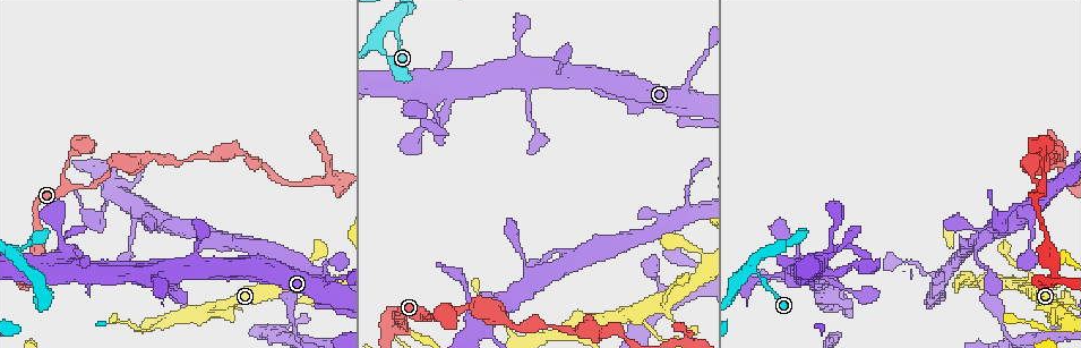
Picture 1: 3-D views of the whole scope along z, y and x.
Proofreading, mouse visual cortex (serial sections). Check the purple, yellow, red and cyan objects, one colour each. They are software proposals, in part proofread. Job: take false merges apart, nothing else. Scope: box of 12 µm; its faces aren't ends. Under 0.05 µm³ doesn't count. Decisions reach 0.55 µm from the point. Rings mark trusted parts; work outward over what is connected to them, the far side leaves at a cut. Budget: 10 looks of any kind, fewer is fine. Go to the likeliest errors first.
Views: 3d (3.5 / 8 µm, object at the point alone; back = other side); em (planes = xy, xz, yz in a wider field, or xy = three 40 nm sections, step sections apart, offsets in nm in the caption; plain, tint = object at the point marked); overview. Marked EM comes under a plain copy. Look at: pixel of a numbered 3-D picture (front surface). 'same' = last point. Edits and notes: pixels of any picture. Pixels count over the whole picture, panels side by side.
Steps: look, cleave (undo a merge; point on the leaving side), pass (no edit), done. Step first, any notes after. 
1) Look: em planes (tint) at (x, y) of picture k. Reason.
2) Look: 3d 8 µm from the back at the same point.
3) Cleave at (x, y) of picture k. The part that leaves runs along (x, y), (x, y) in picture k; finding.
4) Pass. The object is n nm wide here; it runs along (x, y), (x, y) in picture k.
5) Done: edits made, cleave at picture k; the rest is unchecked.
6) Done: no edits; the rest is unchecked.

Look: 3d 3.5 µm from the back at (753, 269) of picture 1. Calibre changes.

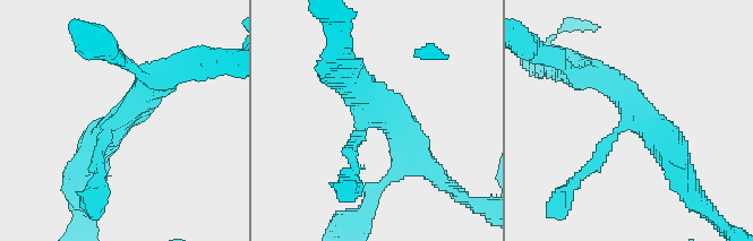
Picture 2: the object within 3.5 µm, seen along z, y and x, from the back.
Look: em xy step 5 (tint) at (119, 119) of picture 2. 3 arms meet here; the arms are 150, 400, 450 nm wide.

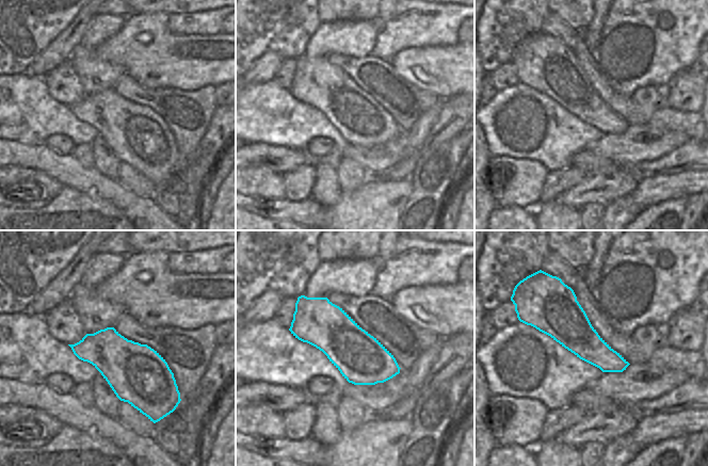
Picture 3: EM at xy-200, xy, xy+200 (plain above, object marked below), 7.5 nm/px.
Pass. It runs along (97, 170), (108, 128), (153, 76) in picture 2; all the same cell.

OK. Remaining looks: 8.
Look: 3d 3.5 µm at (658, 302) of picture 1. Sharp bend.

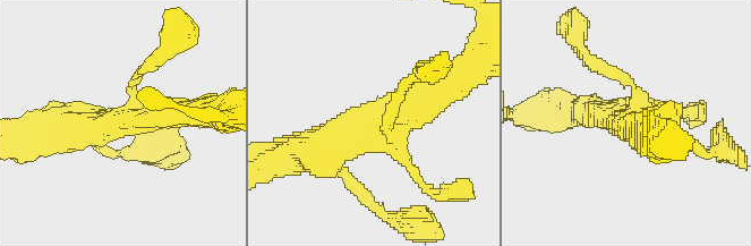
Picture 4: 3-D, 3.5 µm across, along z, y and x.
Look: em xy step 3 (tint) at (371, 122) of picture 4. 4 arms meet here; the arms are 150, 150, 350, 450 nm wide; now the EM.

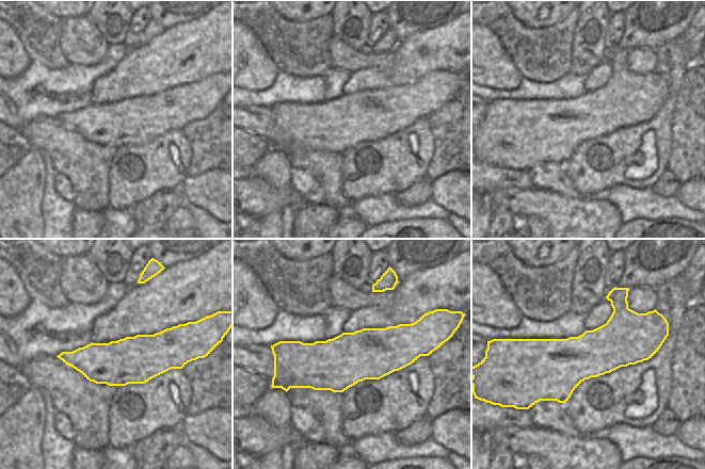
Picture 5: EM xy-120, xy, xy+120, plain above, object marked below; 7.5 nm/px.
Look: em xy step 2 (tint) at the same point.

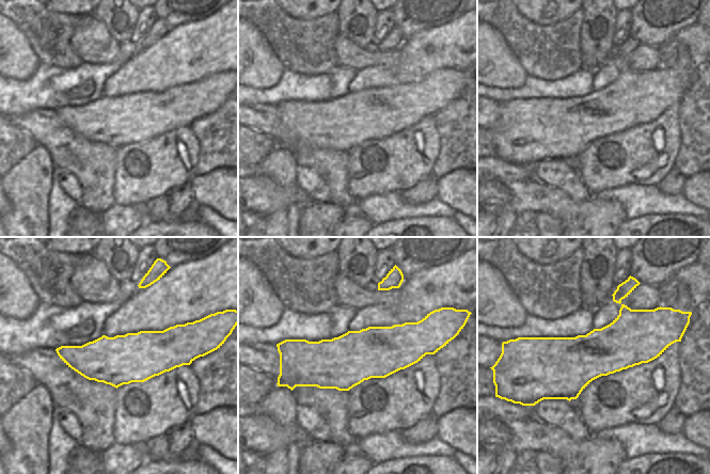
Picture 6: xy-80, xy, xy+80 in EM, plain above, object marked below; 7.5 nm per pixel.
Pass. All the same cell.

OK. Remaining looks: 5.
Look: 3d 3.5 µm at (1058, 278) of picture 1. Branch point.

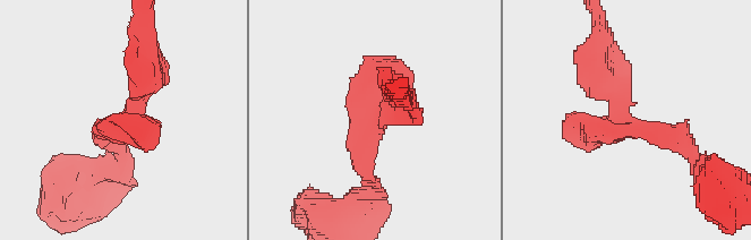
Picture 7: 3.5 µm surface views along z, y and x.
Look: em xy step 5 (tint) at (620, 120) of picture 7. Shape alone is not enough.

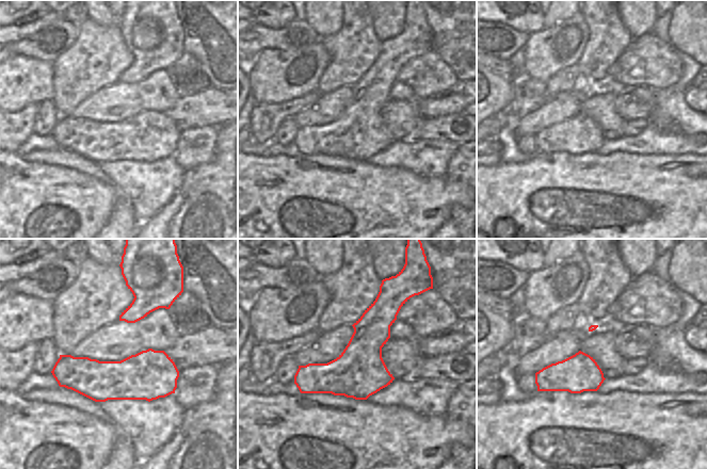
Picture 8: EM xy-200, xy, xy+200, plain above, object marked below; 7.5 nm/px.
Look: em planes (tint) at the same point. Another direction.

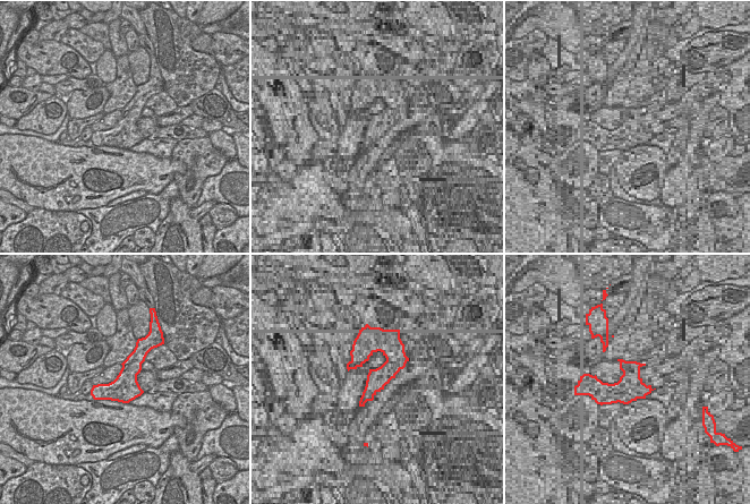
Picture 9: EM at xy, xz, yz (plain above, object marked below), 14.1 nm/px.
Pass. It runs along (144, 56), (141, 131), (109, 121) in picture 7; all the same cell.

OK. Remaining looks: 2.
Look: 3d 3.5 µm at (481, 308) of picture 1. Abrupt turn.

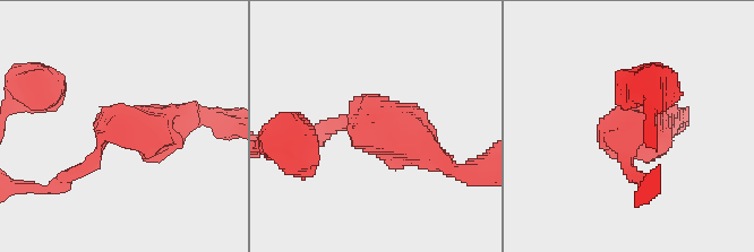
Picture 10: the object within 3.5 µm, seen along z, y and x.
Look: em planes (tint) at (626, 125) of picture 10. The arms are 200, 400 nm wide; shape alone is not enough.

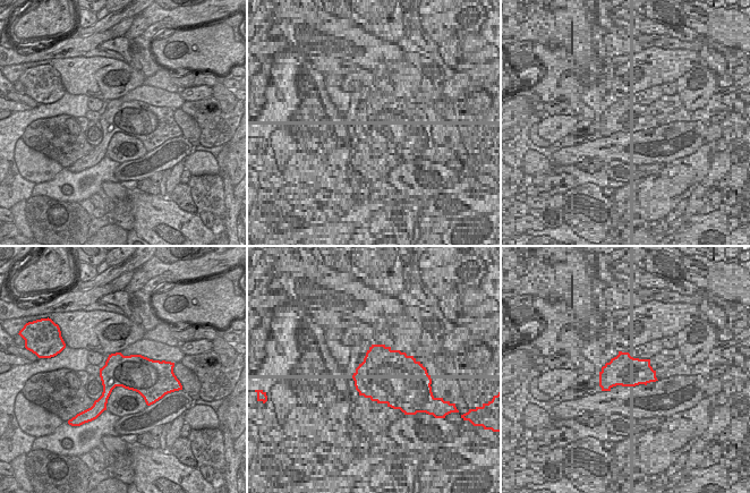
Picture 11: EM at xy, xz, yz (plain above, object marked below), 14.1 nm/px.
Pass. It runs along (69, 175), (114, 123), (185, 120) in picture 10; continuous, no second cell.

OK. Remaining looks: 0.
Done: no edits; the rest is unchecked.

